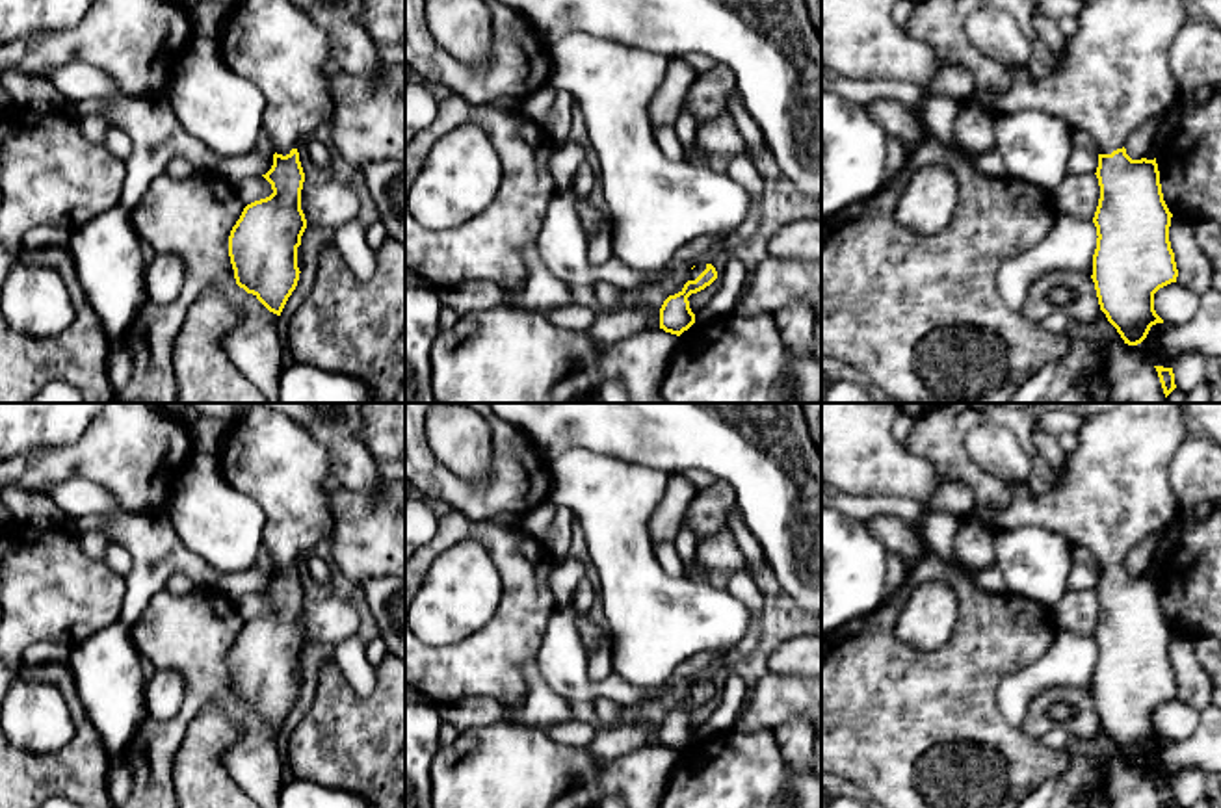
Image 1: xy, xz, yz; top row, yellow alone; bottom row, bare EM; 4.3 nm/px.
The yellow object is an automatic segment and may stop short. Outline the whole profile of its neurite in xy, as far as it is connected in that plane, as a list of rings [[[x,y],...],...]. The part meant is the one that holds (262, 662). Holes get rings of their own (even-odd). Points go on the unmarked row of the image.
[[[253,403],[217,451],[227,481],[251,496],[266,515],[262,546],[273,559],[273,581],[262,591],[273,609],[247,620],[230,646],[229,672],[240,704],[253,710],[269,728],[281,732],[288,713],[297,702],[297,663],[307,645],[301,626],[305,589],[297,563],[333,533],[329,513],[331,453],[307,429],[292,418],[264,403]]]

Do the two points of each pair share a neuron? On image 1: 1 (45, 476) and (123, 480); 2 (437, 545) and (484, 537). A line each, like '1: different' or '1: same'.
1: same
2: same

